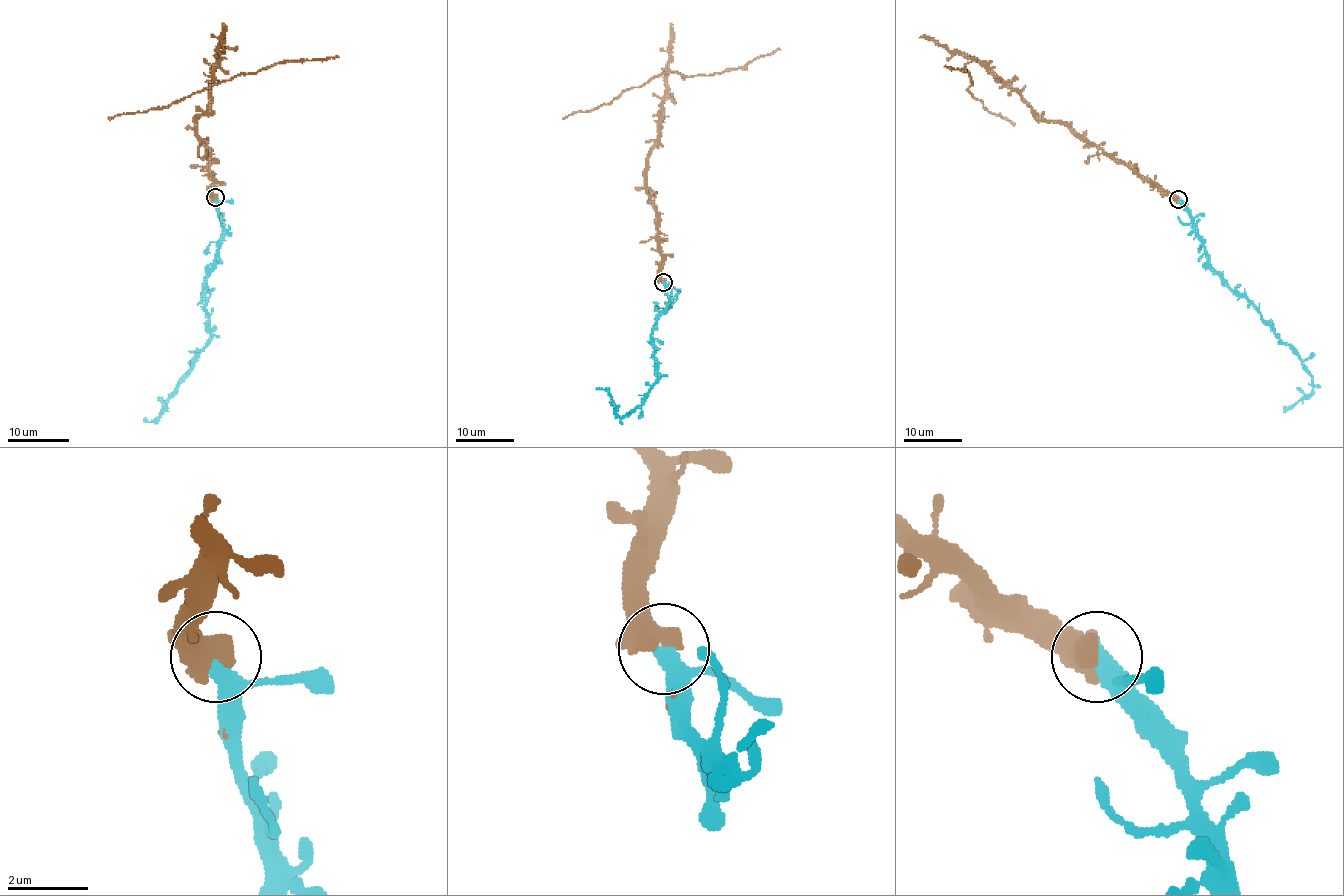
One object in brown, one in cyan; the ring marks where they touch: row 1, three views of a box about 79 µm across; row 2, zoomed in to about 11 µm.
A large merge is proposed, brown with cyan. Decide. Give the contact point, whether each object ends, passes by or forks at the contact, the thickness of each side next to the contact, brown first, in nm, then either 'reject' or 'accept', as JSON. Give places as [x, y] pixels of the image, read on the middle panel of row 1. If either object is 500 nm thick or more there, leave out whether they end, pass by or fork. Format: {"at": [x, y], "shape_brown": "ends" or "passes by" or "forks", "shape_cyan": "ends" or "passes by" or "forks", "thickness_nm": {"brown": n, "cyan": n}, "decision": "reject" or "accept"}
{"at": [663, 282], "shape_brown": "passes by", "shape_cyan": "ends", "thickness_nm": {"brown": 480, "cyan": 480}, "decision": "accept"}

